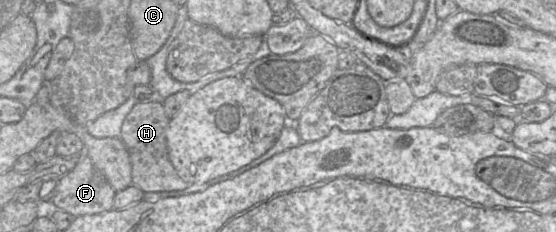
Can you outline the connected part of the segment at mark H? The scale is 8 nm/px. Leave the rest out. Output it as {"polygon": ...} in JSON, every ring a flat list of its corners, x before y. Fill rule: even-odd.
{"polygon":[[154,97,151,101,138,102,126,116,121,128,121,140,131,161,132,185,144,193,183,190,189,186,179,177,169,159,167,128,170,119,166,116,163,100]]}

